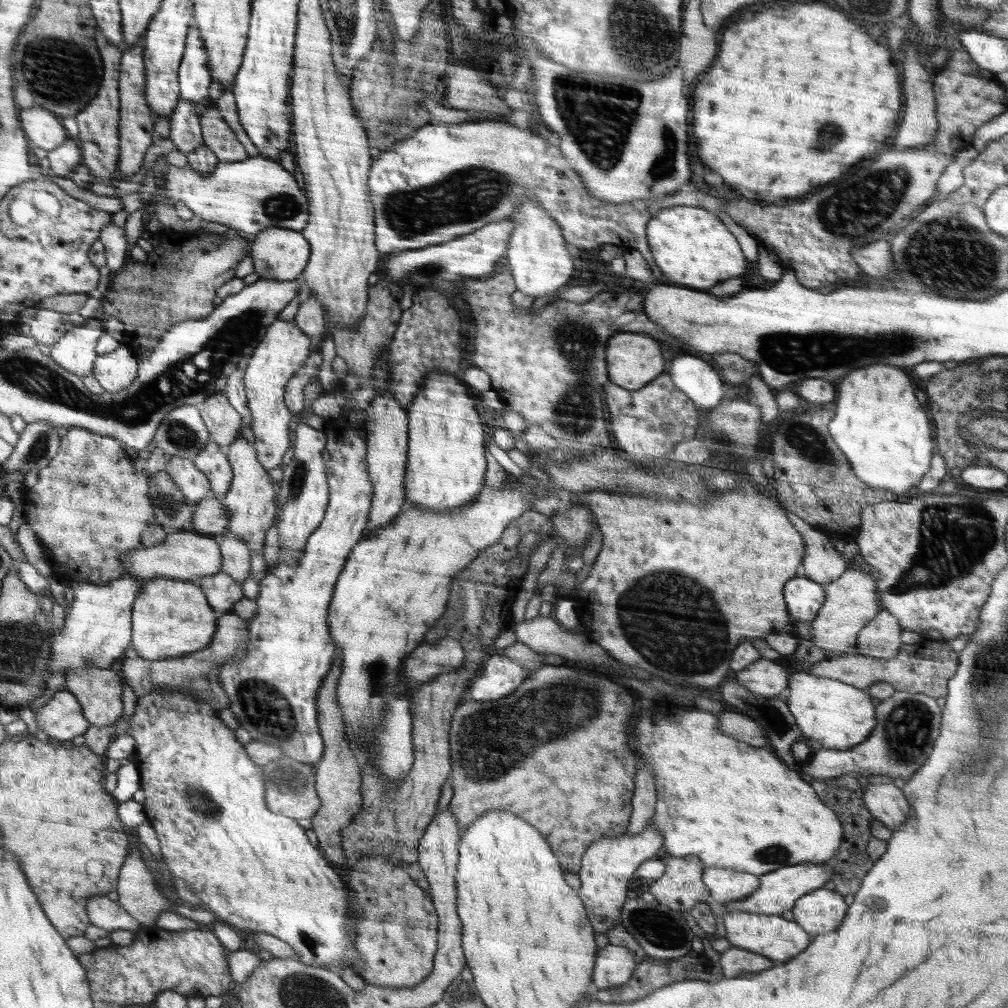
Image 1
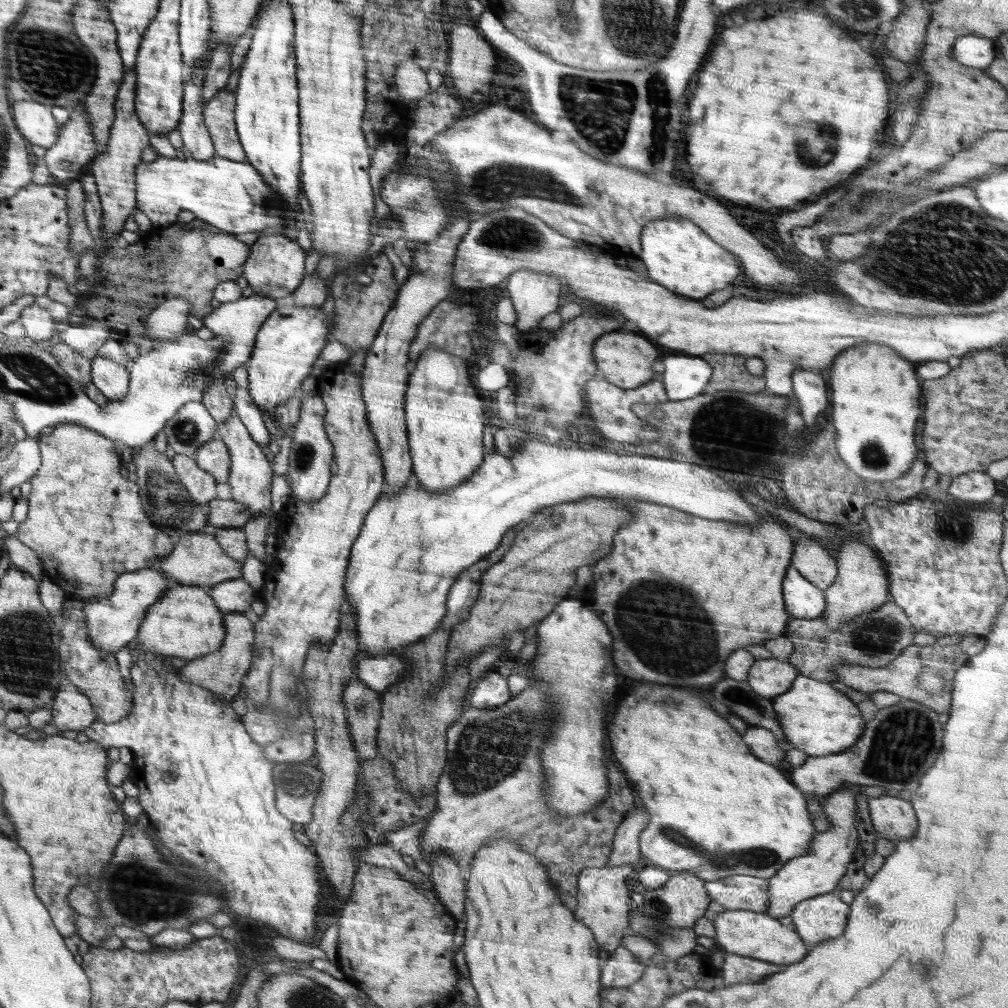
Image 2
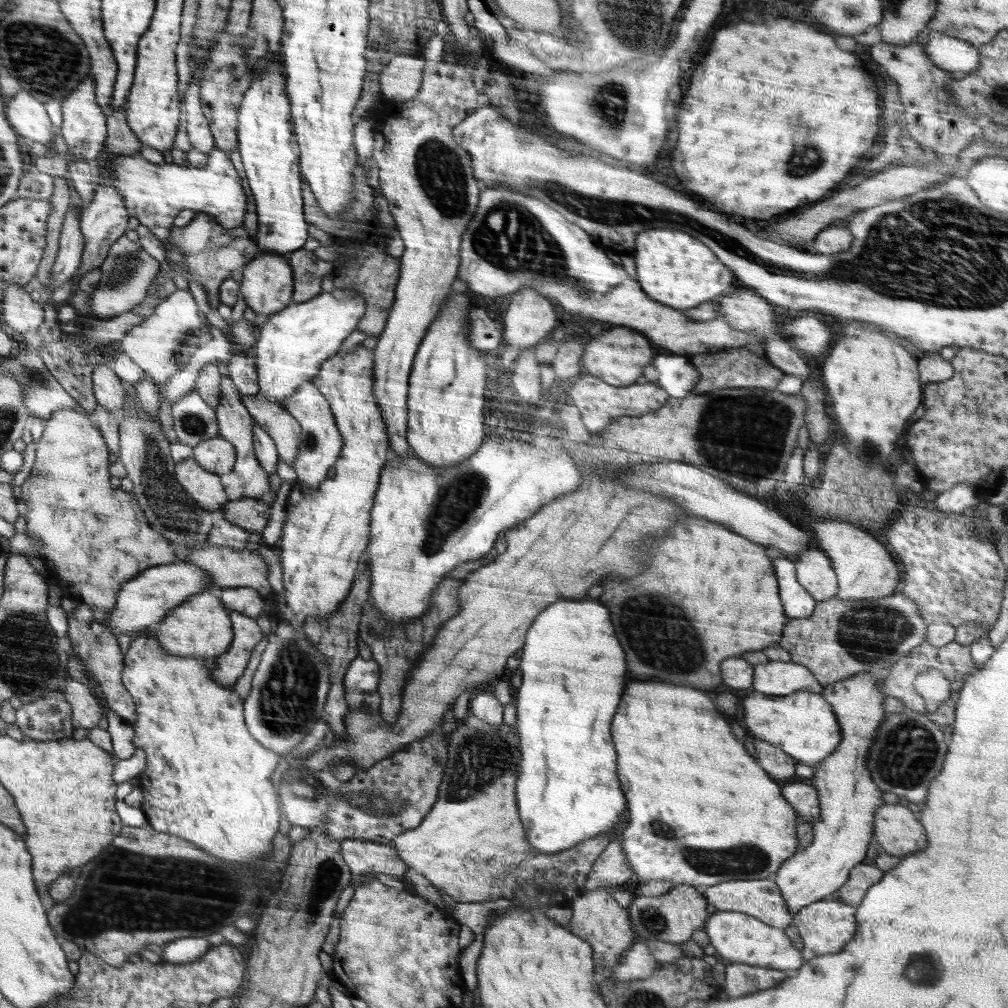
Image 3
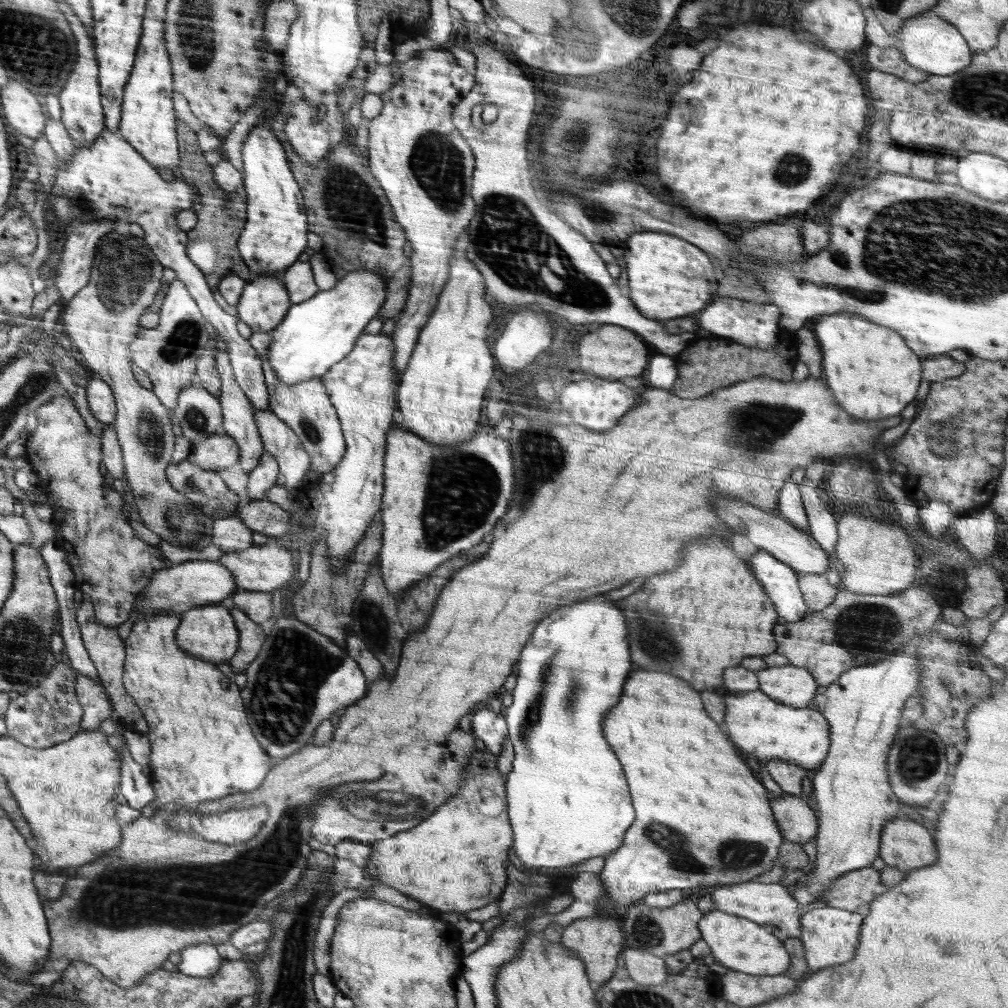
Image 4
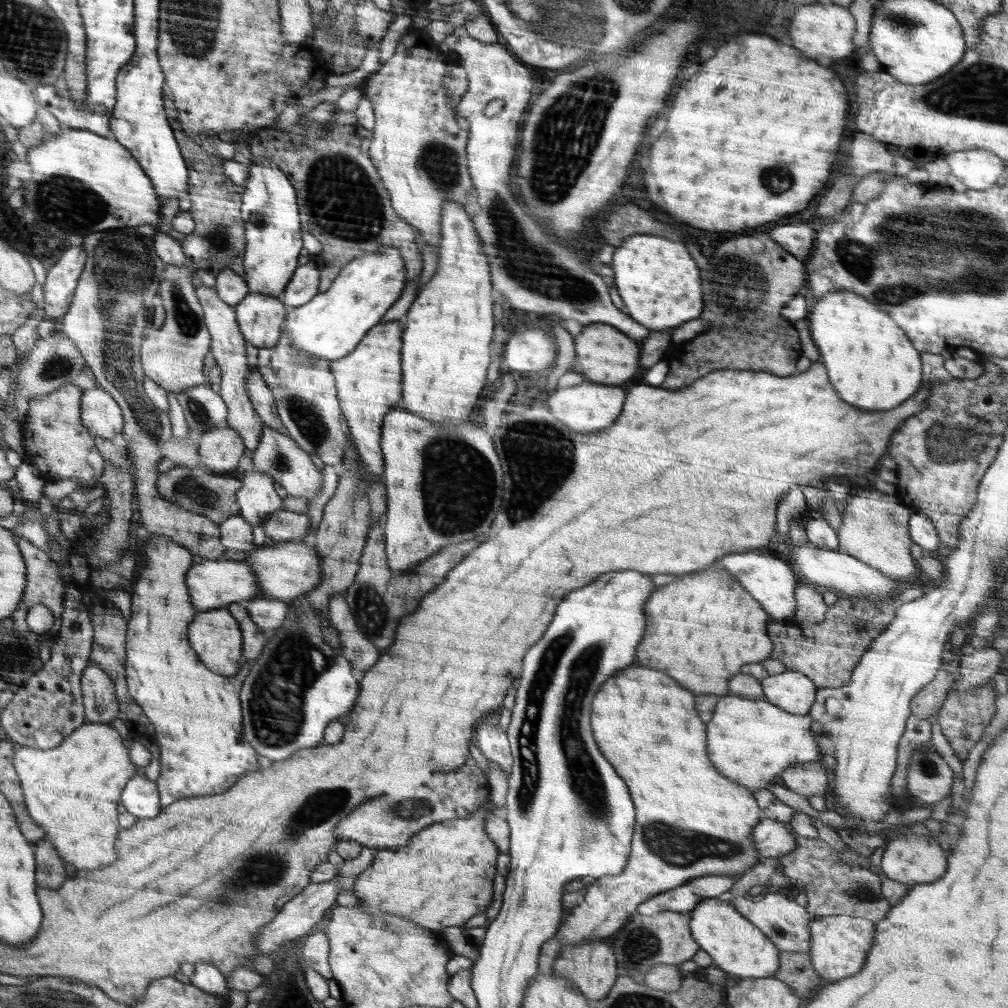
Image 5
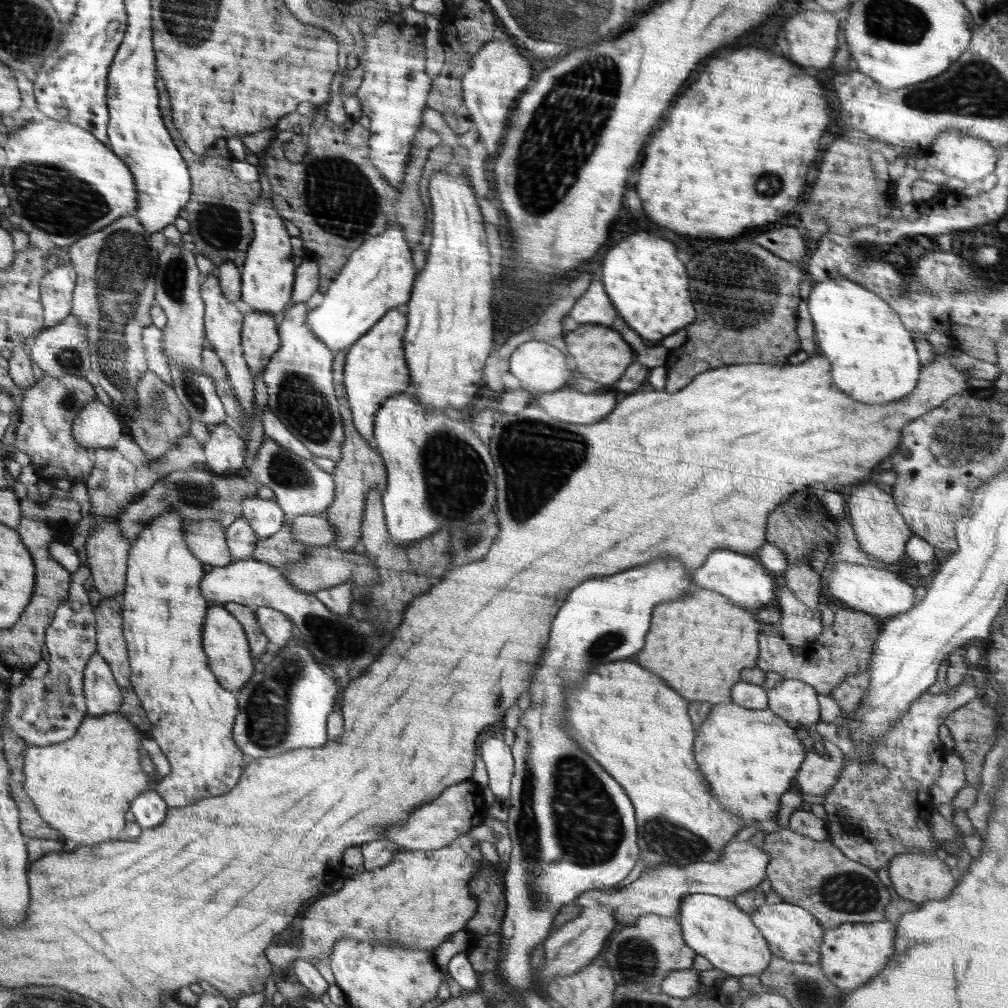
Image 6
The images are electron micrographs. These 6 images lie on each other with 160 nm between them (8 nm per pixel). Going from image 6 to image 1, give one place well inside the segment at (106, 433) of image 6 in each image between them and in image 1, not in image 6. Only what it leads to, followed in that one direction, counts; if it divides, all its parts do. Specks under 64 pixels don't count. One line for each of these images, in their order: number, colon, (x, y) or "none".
1: (117, 370)
2: (112, 379)
3: (109, 391)
4: (102, 403)
5: (101, 415)

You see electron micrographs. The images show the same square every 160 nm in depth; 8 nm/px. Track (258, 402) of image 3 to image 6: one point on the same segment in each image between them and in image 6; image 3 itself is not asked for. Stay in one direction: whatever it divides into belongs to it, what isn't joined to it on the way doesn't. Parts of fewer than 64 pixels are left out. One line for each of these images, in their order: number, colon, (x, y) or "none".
4: (278, 439)
5: (278, 455)
6: (300, 487)

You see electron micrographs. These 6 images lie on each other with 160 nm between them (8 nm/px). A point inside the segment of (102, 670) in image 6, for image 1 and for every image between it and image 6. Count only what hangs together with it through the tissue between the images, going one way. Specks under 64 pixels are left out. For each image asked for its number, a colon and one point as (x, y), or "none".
1: (61, 718)
2: (72, 711)
3: (86, 713)
4: (92, 696)
5: (100, 702)

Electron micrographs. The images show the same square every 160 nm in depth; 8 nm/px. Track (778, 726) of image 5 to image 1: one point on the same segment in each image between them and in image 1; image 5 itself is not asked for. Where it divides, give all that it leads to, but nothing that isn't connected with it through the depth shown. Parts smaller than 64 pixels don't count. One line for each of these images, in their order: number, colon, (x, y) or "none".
1: (840, 716)
2: (817, 719)
3: (803, 725)
4: (759, 726)

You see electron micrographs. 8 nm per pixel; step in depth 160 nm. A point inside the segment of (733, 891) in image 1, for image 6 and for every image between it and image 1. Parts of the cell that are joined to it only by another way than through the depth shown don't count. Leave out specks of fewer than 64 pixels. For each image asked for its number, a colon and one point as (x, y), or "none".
2: (748, 893)
3: (762, 899)
4: (770, 905)
5: (783, 921)
6: (793, 933)

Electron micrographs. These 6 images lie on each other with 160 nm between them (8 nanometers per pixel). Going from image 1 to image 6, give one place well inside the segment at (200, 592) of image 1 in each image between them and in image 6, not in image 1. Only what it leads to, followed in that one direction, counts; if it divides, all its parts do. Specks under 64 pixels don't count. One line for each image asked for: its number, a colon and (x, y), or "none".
2: (185, 624)
3: (200, 627)
4: (209, 631)
5: (216, 634)
6: (227, 644)

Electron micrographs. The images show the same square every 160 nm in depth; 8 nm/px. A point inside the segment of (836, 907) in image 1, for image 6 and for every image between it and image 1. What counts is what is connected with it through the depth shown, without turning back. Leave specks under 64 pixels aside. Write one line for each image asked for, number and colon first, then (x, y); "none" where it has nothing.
2: (823, 917)
3: (826, 926)
4: (830, 936)
5: (839, 945)
6: (852, 954)

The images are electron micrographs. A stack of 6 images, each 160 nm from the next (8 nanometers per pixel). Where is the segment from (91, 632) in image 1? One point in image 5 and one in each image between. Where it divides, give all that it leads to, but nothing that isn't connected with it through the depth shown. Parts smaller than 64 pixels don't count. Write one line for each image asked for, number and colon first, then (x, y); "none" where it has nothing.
2: (113, 621)
3: (145, 600)
4: (179, 588)
5: (214, 584)

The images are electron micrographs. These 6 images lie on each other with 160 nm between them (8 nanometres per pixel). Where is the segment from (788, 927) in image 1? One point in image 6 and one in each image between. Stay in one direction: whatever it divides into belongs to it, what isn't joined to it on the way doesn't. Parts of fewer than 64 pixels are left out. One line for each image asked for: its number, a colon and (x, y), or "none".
2: (757, 935)
3: (736, 937)
4: (739, 944)
5: (736, 946)
6: (715, 928)

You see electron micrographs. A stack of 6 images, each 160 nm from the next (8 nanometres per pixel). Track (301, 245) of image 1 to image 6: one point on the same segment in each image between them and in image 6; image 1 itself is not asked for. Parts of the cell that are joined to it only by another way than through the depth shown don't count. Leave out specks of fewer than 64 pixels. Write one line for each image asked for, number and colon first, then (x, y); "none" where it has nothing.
2: (275, 267)
3: (267, 281)
4: (264, 301)
5: (261, 316)
6: (260, 338)

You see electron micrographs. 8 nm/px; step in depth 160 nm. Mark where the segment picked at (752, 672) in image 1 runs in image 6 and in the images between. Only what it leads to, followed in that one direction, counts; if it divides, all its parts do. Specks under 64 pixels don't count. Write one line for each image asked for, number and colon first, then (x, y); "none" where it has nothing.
2: (768, 677)
3: (775, 678)
4: (793, 686)
5: (794, 692)
6: (795, 701)

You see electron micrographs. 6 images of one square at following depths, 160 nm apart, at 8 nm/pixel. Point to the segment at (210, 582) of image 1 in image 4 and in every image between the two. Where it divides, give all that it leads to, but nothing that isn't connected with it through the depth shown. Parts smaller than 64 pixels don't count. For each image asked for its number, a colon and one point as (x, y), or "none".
2: (233, 596)
3: (246, 600)
4: (258, 605)

